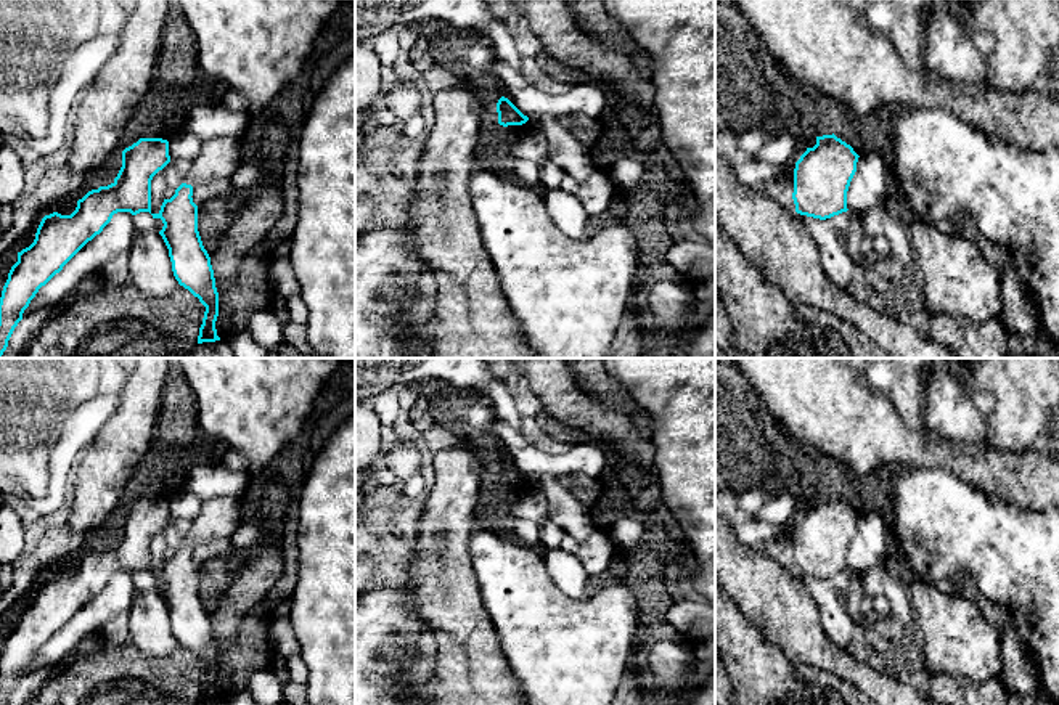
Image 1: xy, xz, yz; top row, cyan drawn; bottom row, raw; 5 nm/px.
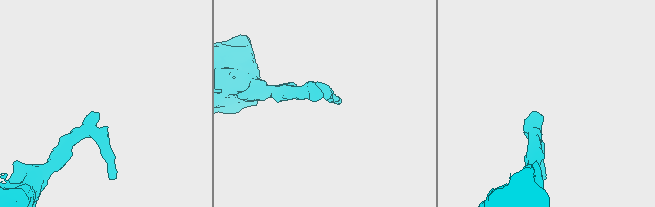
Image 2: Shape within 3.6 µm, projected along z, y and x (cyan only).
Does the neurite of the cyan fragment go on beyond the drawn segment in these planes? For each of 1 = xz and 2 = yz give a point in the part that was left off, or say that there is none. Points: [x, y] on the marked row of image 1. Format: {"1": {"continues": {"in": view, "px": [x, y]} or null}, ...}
{"1": {"continues": null}, "2": {"continues": null}}

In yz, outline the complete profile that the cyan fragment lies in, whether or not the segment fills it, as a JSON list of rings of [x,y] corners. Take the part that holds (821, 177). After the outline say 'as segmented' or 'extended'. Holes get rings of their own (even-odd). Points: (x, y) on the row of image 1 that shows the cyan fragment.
[[[834,133],[816,137],[816,145],[807,148],[795,162],[795,212],[820,220],[847,212],[847,191],[858,157],[853,148]]]; as segmented

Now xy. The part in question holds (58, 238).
[[[140,138],[122,151],[122,167],[111,185],[88,191],[71,215],[53,212],[42,218],[34,242],[18,252],[2,291],[0,357],[39,289],[100,234],[114,214],[151,214],[151,180],[169,162],[167,140]]]; as segmented

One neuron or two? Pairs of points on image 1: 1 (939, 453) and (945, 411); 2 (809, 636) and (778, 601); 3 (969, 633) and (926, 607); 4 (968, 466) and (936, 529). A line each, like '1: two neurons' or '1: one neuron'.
1: two neurons
2: one neuron
3: one neuron
4: two neurons

